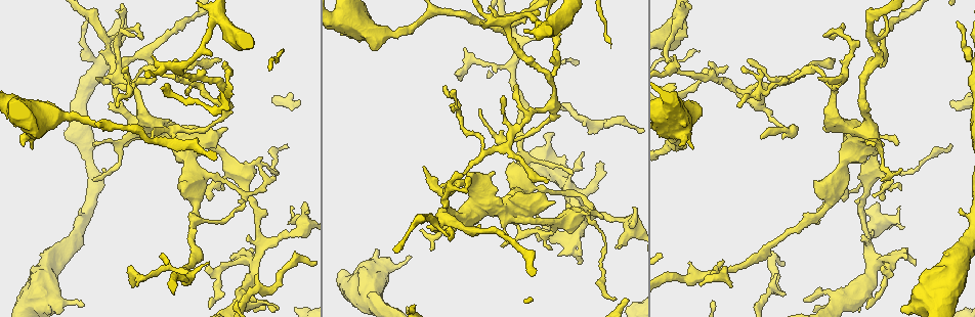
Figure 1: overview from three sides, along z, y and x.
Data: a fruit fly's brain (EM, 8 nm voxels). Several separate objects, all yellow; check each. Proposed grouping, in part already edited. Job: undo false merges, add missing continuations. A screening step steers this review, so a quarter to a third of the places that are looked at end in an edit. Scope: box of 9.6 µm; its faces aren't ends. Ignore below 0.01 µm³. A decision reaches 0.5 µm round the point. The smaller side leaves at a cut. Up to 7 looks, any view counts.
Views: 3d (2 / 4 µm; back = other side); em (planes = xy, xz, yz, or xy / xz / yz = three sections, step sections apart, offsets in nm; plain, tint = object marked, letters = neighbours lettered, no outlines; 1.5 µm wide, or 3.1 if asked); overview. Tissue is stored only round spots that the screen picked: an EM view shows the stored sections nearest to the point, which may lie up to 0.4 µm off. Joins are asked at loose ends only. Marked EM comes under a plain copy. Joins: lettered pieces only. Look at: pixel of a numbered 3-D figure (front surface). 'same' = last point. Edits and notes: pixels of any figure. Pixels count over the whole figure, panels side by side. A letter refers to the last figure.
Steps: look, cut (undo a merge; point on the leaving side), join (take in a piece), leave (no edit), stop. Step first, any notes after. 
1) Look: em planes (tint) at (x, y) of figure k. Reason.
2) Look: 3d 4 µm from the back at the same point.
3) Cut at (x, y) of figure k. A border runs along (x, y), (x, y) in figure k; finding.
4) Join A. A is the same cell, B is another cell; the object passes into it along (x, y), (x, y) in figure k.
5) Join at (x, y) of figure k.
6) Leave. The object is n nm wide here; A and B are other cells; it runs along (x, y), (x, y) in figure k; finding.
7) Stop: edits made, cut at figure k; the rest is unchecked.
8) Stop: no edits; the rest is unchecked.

Look: 3d 4 µm at (951, 102) of figure 1. Free end.

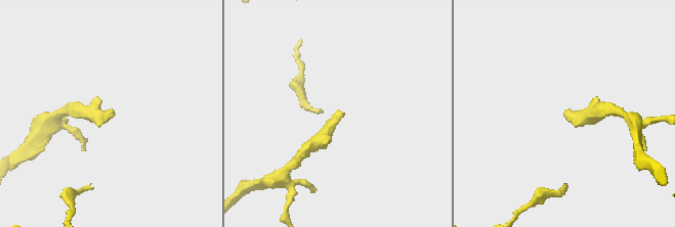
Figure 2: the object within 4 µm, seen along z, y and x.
Look: em planes (letters) at (340, 111) of figure 2. Shape alone is not enough.

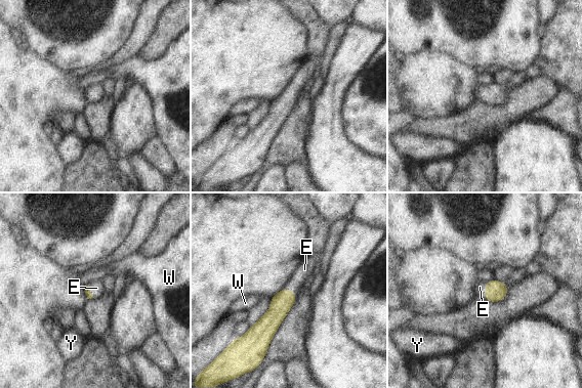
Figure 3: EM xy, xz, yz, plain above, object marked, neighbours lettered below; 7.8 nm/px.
Join at (96, 288) of figure 3. E is the same cell, W and Y are other cells; the object passes into it along (87, 290), (89, 291), (96, 288) in figure 3; it goes on there.

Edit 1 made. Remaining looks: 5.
Look: em xz step 4 (tint) at (461, 183) of figure 1. Four arms meet.

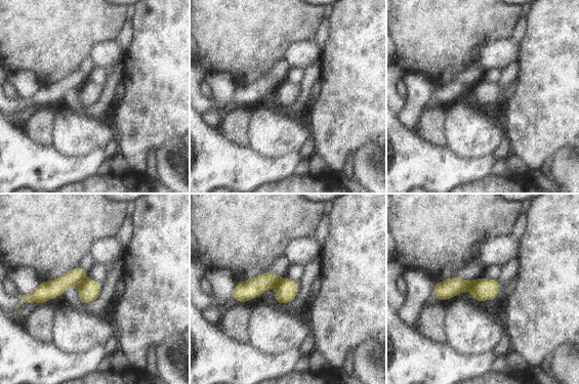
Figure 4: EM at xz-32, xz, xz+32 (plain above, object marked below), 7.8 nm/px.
Look: em planes (letters) at the same point. Cut it another way.

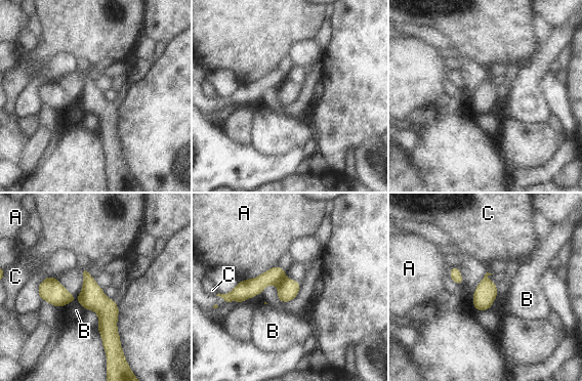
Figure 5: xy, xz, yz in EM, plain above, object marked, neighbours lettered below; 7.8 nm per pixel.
Cut at (252, 287) of figure 5. The longest contact is with A, 320 nm; A, B and C are other cells; a border runs along (285, 278), (278, 284) in figure 5; two cells meet here.

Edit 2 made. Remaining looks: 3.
Look: overview. See it whole again.

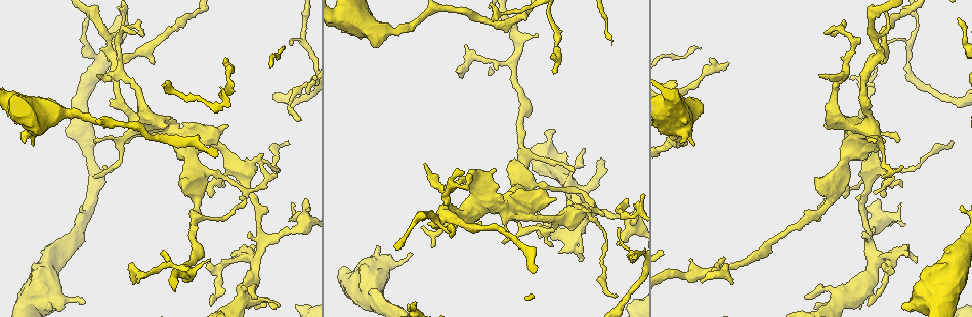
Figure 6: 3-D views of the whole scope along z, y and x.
Look: 3d 2 µm at (621, 229) of figure 6.

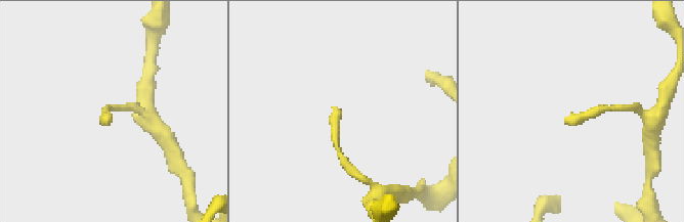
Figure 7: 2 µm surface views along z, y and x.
Look: em planes (letters) at (568, 124) of figure 7. Shape alone is not enough.

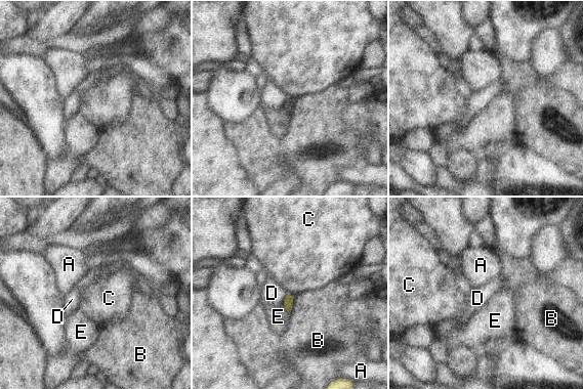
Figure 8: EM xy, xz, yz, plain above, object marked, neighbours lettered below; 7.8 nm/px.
Leave. The object is 80 nm wide here; A, B, C, D and E are other cells; a border runs along (287, 291), (295, 294) in figure 8; none of them fits.

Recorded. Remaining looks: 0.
Stop: edits made, join at figure 3, cut at figure 5; the rest is unchecked.

